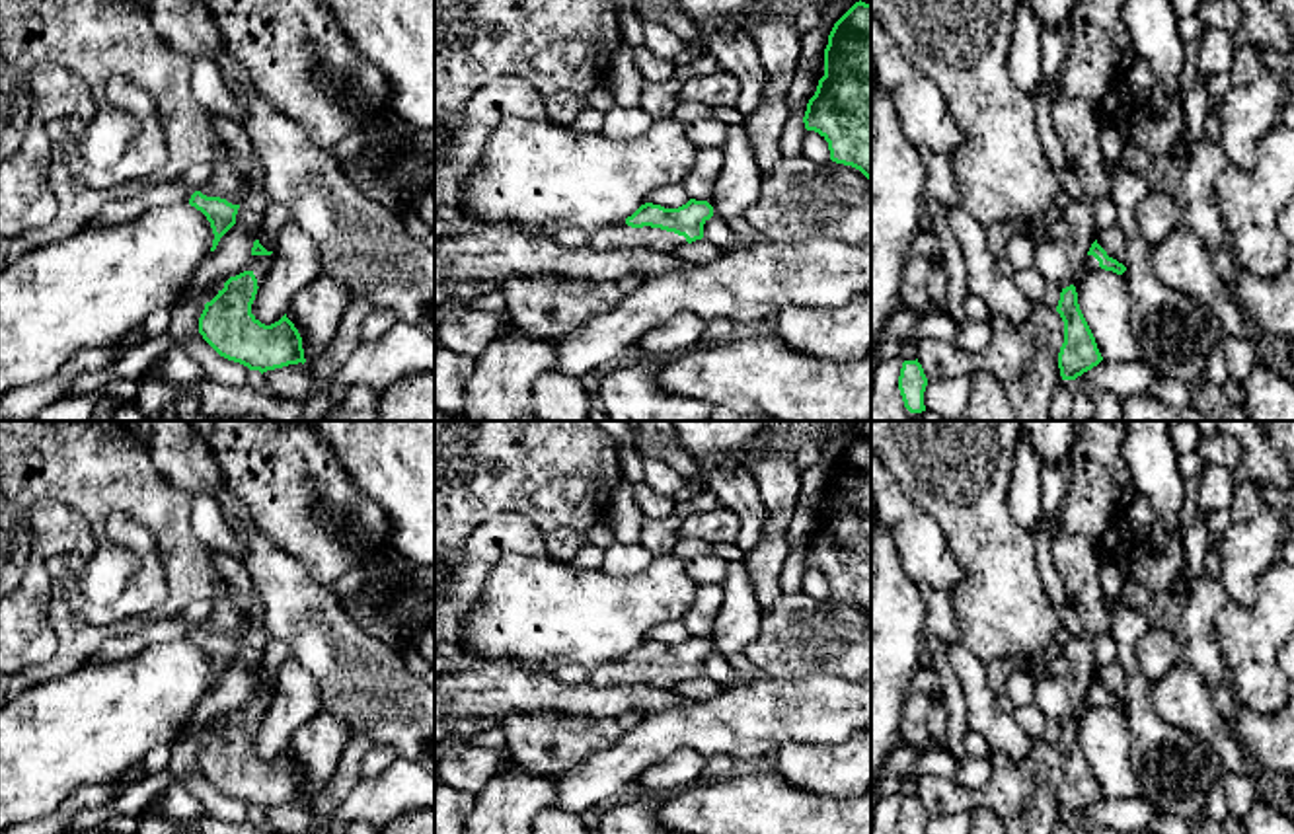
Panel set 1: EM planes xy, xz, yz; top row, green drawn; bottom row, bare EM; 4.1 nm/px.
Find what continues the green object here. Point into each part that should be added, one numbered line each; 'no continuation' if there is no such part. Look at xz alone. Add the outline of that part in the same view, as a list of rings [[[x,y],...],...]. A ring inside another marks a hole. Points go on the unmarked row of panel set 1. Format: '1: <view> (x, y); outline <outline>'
1: xz (616, 673); outline [[[626,659],[610,661],[602,666],[589,670],[589,680],[592,688],[620,688],[620,686],[651,686],[651,688],[676,688],[686,680],[684,672],[666,668],[661,664],[631,664]]]

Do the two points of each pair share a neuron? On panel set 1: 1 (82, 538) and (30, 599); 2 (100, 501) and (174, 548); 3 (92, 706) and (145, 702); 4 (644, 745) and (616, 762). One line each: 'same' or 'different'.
1: same
2: same
3: same
4: same

